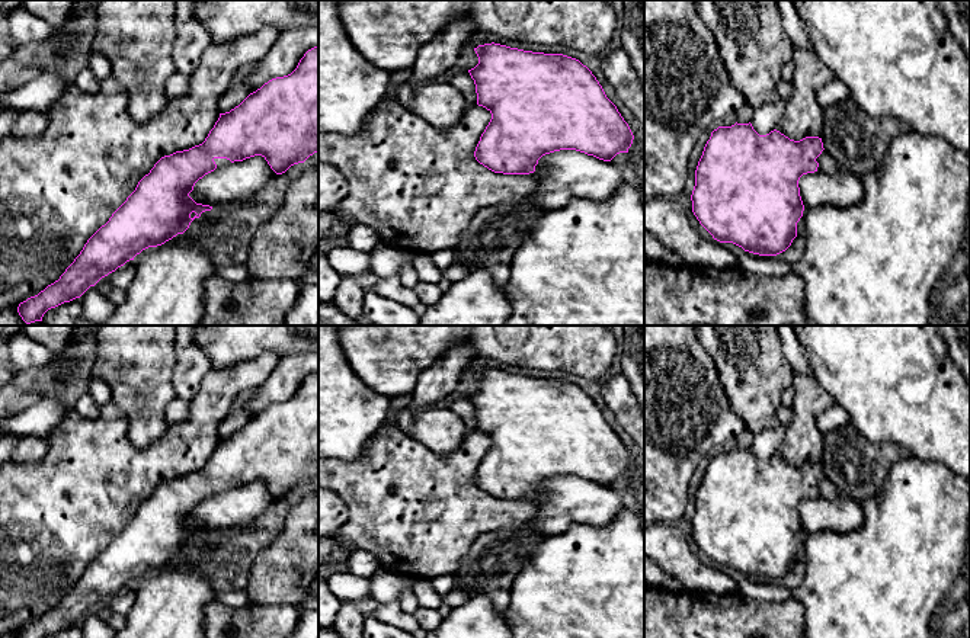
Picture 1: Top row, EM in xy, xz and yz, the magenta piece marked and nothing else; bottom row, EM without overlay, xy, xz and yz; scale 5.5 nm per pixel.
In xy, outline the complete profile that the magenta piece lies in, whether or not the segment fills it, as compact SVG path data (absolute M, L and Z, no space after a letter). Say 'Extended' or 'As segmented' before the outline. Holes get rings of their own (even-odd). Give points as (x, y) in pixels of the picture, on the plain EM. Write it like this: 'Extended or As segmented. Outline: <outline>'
Extended. Outline: M318 371L308 375L297 394L250 419L230 437L220 439L205 467L189 475L161 482L135 516L84 570L58 606L20 628L17 638L47 638L80 623L102 603L115 597L148 573L157 573L183 560L195 544L212 532L196 529L189 519L205 500L234 487L262 481L276 500L304 488L318 477Z

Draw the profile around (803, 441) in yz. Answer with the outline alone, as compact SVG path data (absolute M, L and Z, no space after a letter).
M793 372L791 387L794 419L775 455L794 467L806 462L822 464L825 433L819 429L817 420L835 401L813 378L800 372Z

